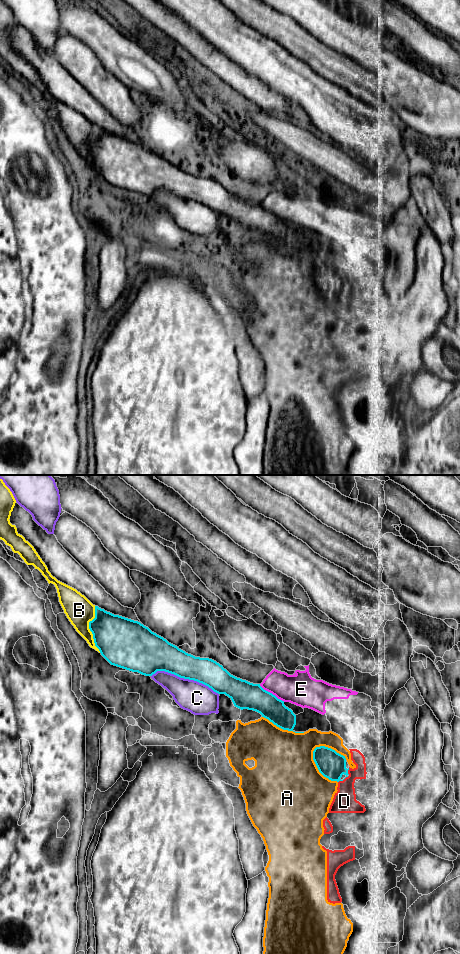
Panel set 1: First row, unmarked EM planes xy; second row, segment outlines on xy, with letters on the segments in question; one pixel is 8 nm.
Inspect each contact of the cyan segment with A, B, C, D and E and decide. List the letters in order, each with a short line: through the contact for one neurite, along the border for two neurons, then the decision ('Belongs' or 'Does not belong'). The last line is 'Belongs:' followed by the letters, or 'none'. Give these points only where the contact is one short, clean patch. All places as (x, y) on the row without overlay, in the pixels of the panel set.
A: Does not belong
B: Does not belong
C: Does not belong
D: Line: xy (348, 296), (338, 302). Does not belong
E: Does not belong
Belongs: none

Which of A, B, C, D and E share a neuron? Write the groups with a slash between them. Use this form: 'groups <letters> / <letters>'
groups A D / B / C / E

